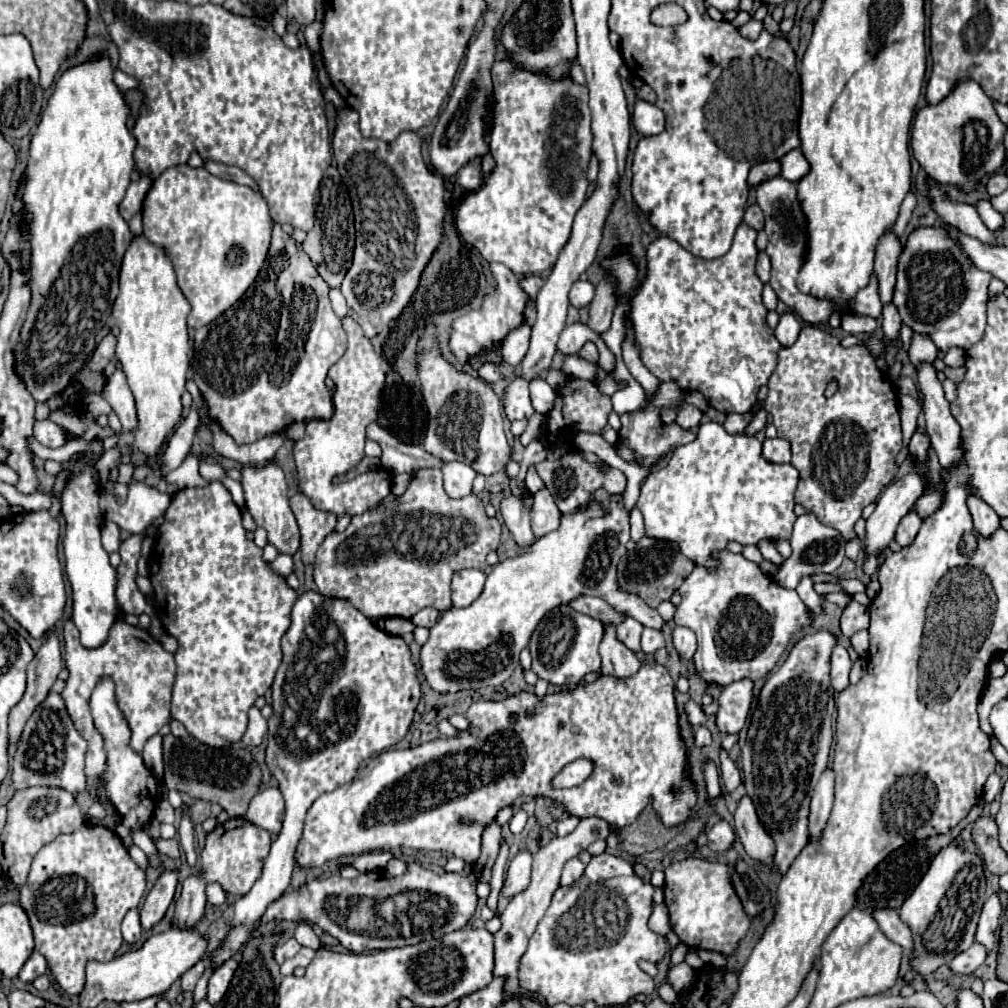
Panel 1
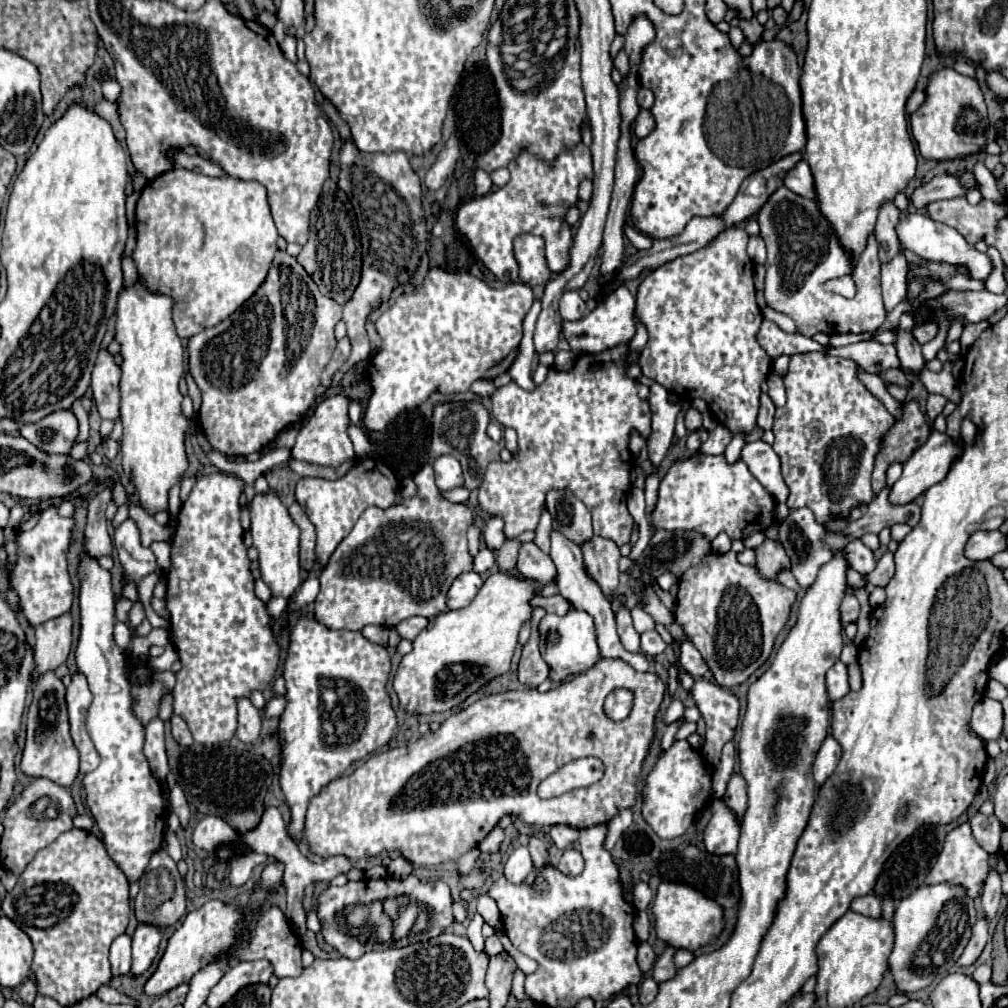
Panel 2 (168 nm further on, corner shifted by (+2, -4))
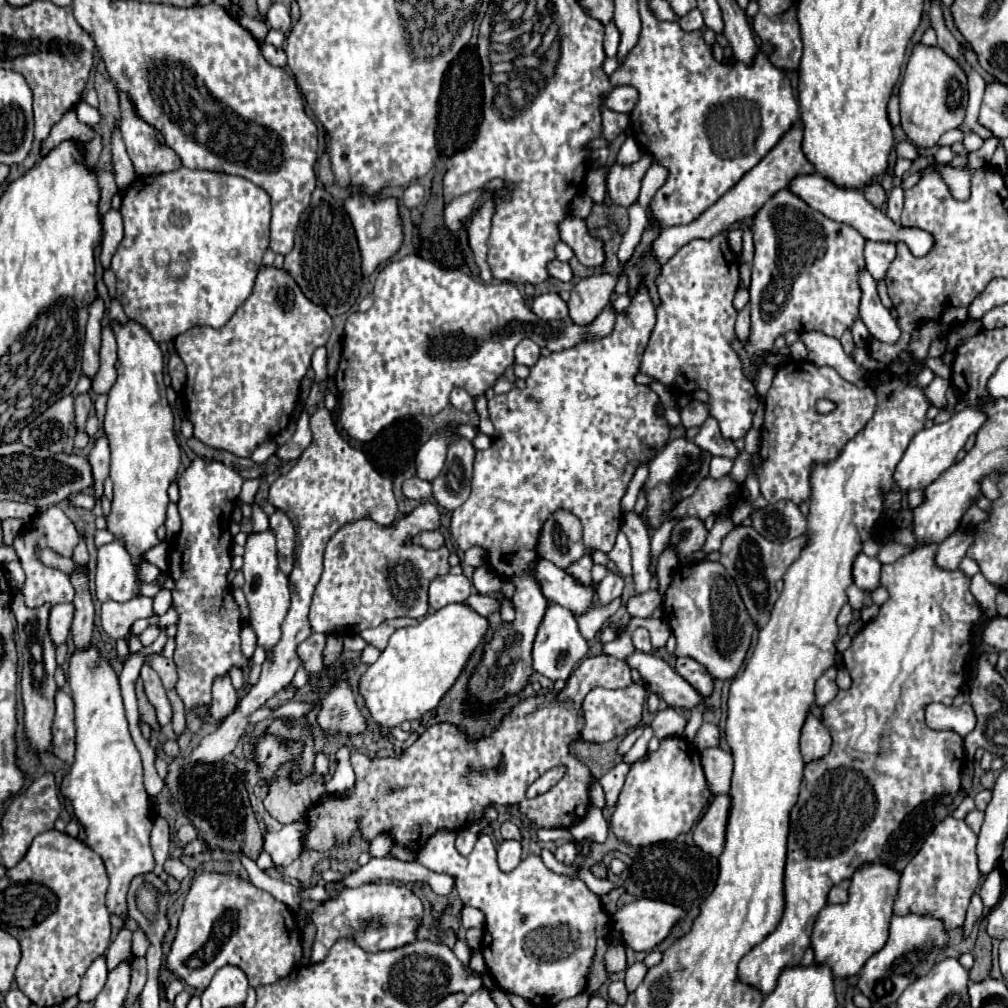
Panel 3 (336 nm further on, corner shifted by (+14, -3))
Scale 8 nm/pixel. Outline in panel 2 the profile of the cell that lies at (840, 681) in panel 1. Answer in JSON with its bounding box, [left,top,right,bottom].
[826,661,850,701]

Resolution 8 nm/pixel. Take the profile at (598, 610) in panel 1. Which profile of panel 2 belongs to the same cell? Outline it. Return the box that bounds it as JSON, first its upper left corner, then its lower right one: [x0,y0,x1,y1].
[530,595,572,615]

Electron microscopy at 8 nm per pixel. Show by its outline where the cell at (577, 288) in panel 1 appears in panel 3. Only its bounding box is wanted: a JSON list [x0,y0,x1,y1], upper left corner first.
[532,294,568,320]

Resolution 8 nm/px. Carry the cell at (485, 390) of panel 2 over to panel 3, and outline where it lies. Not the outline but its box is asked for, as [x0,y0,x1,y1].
[450,388,474,412]

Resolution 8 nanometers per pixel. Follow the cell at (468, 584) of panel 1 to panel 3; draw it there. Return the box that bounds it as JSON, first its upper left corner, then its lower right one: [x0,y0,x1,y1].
[428,574,472,610]

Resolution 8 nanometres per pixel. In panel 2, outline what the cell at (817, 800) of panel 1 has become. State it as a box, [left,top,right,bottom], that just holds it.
[814,735,842,785]

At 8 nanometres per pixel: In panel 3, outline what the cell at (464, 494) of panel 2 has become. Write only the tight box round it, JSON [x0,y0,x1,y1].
[402,478,432,500]

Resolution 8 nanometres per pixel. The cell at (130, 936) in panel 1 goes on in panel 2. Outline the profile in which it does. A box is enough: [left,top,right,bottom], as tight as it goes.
[110,933,132,977]

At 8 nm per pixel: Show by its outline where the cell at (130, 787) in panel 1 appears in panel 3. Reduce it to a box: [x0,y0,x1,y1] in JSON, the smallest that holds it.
[60,644,154,916]

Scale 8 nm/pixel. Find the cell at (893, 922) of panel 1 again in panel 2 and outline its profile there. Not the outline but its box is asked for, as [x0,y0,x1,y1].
[850,893,880,917]

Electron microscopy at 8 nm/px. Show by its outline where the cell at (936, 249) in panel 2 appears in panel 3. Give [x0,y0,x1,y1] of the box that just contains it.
[788,174,936,256]

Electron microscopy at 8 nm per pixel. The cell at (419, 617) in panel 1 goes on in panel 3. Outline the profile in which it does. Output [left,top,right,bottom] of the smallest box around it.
[360,618,416,650]

